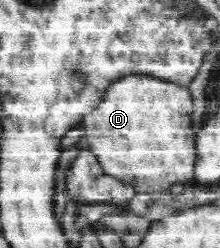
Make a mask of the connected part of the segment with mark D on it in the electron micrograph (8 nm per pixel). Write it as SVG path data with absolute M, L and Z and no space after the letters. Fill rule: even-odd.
M126 76L115 81L101 98L96 109L82 122L90 150L106 174L131 185L137 193L164 192L175 183L184 184L194 178L195 131L191 129L193 99L188 87L167 83L151 76Z

